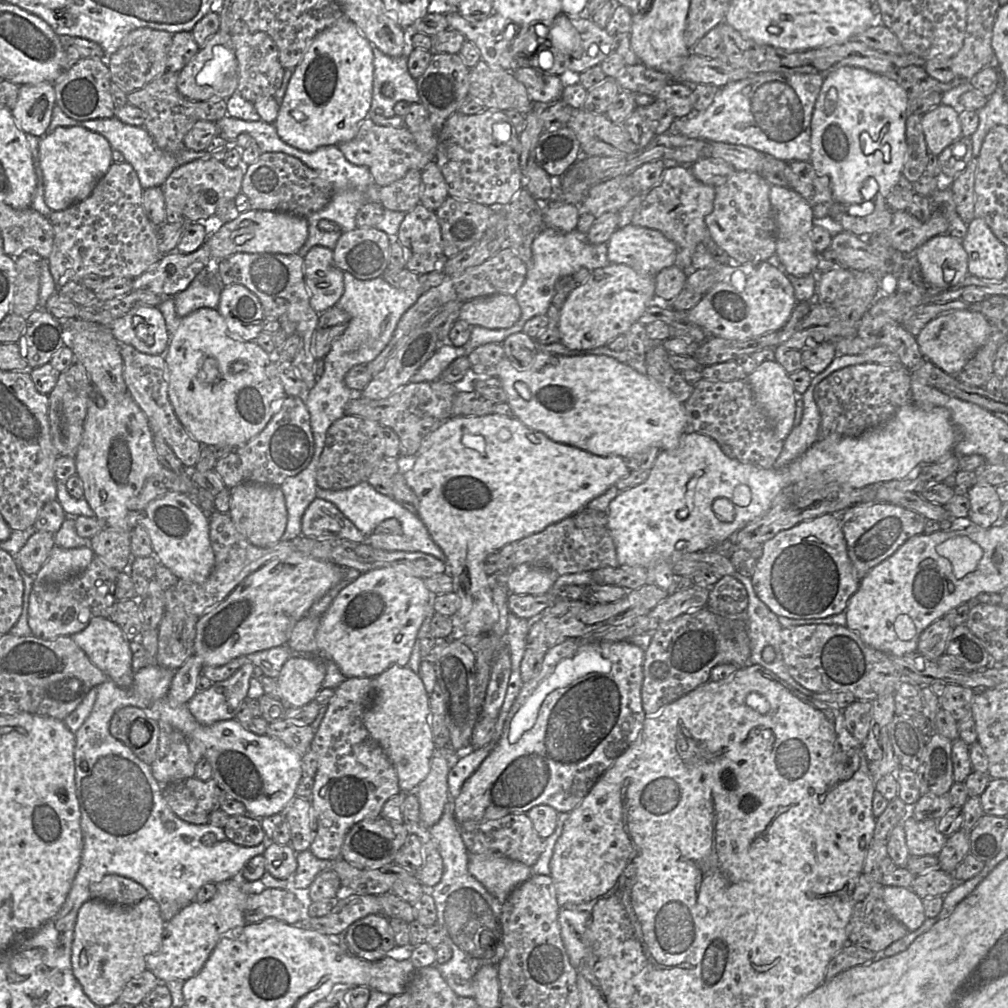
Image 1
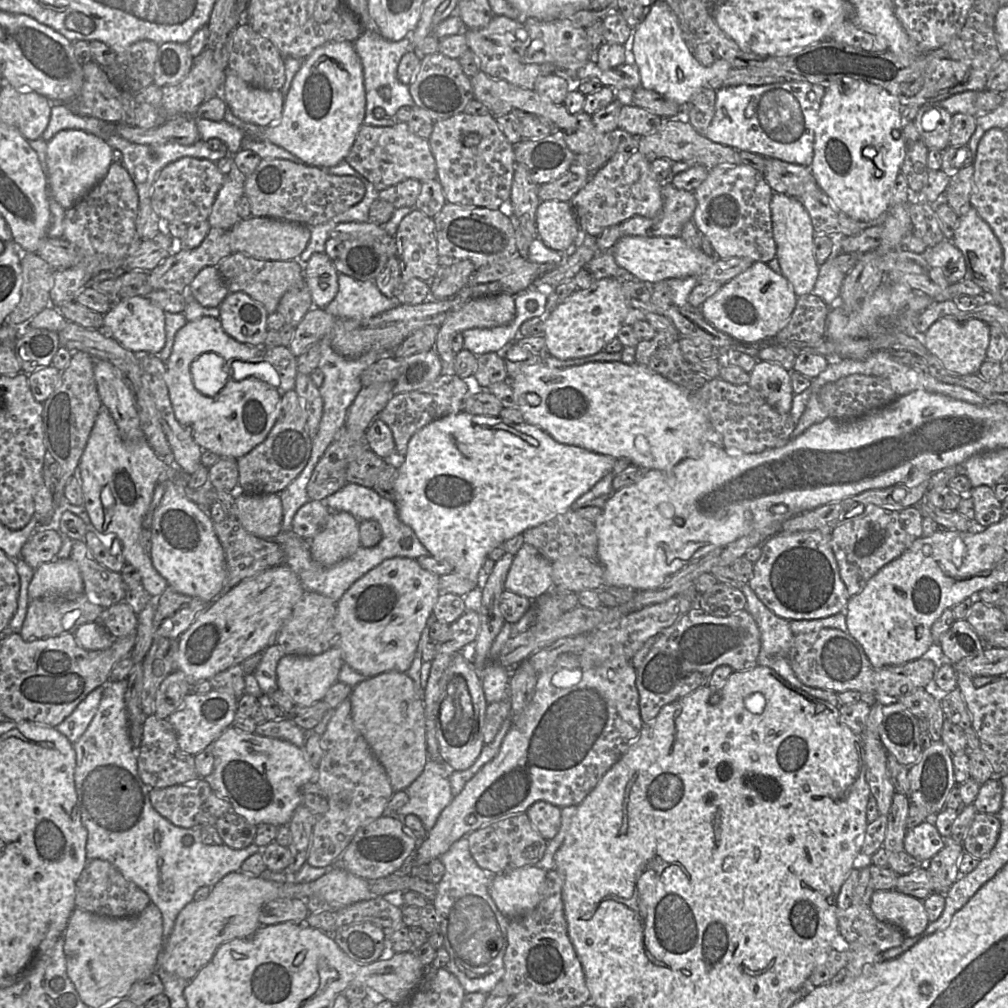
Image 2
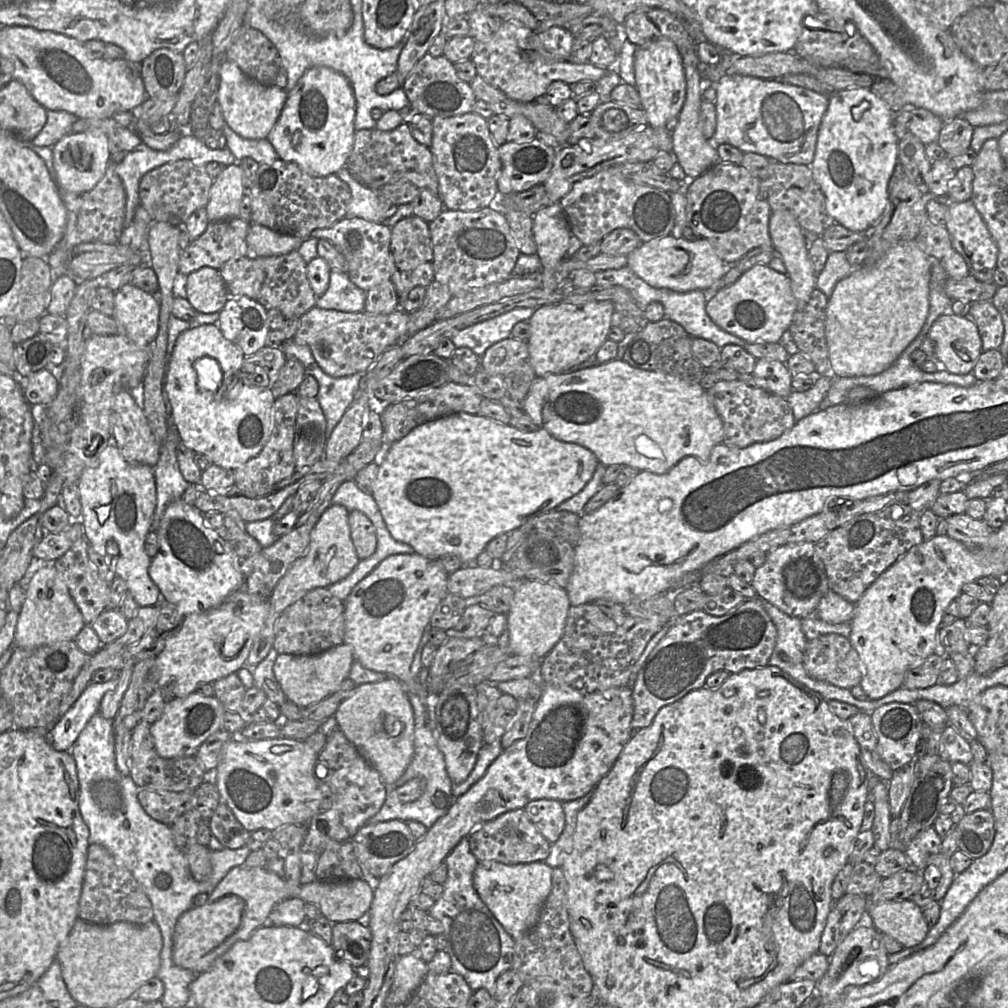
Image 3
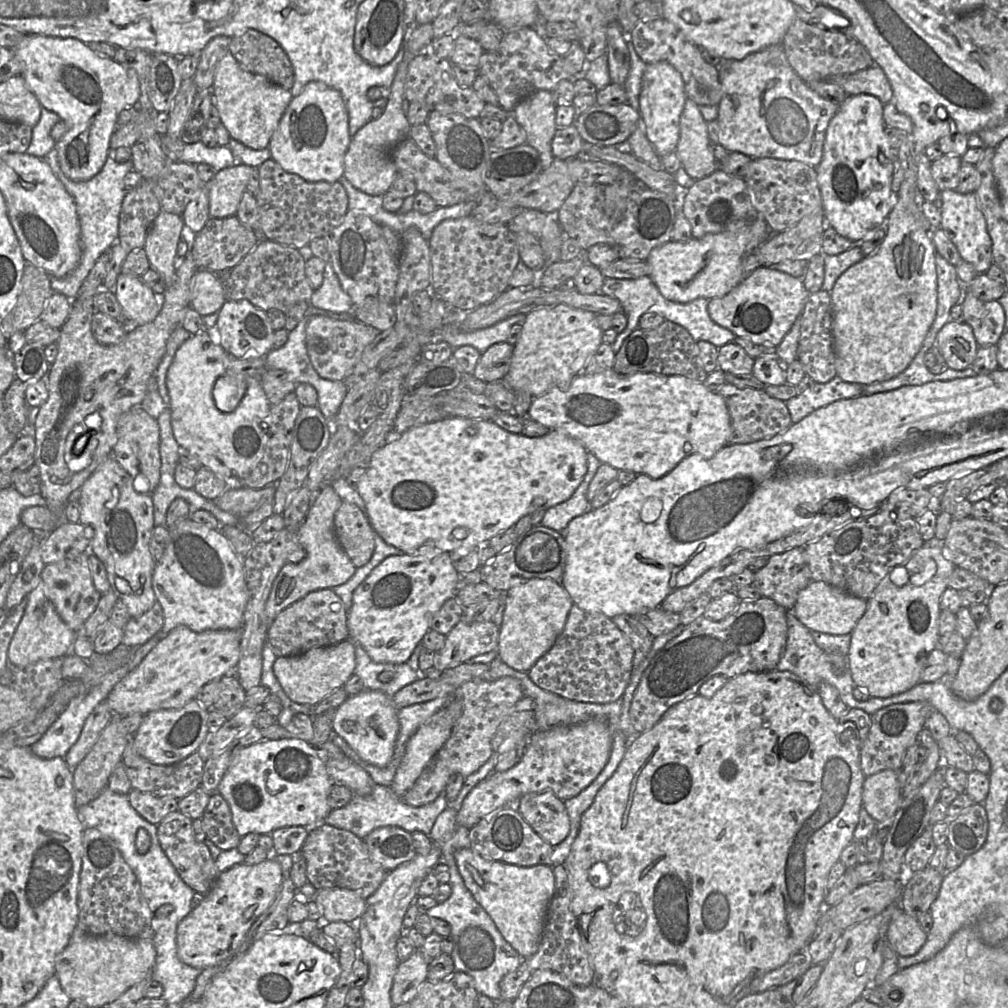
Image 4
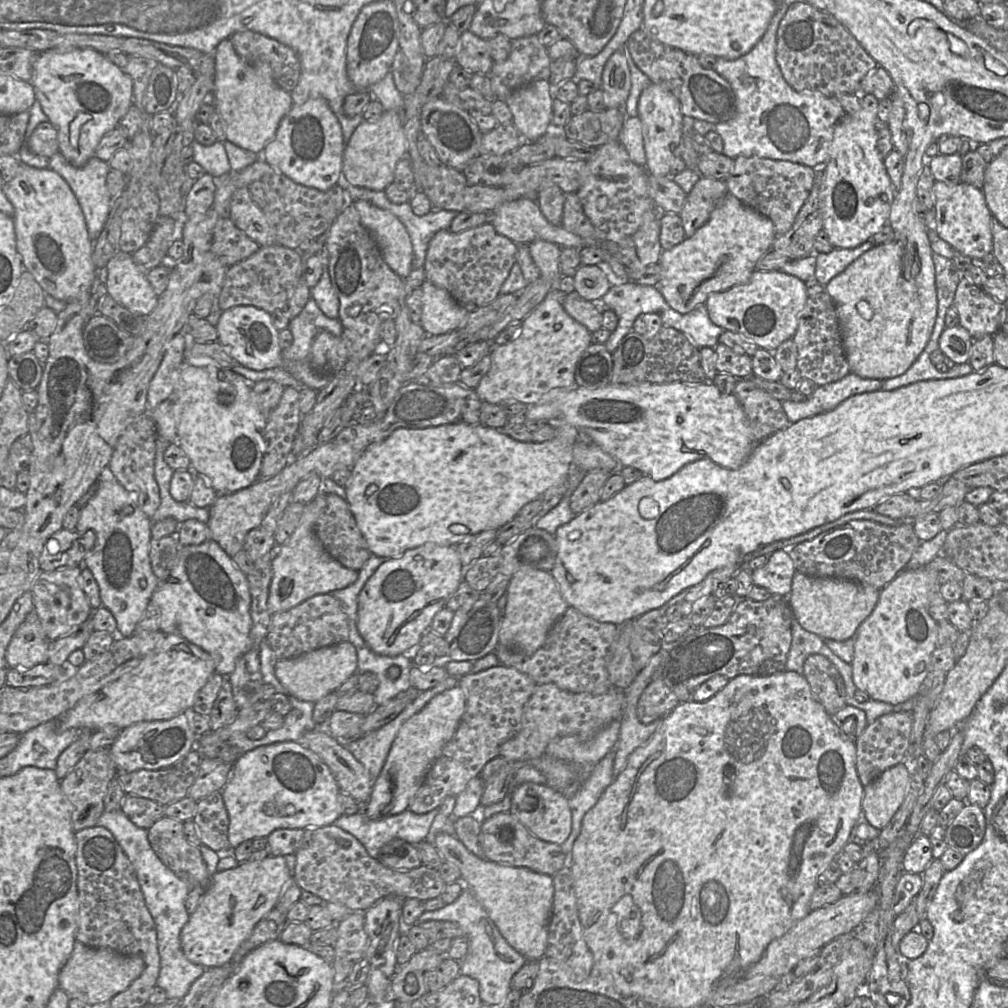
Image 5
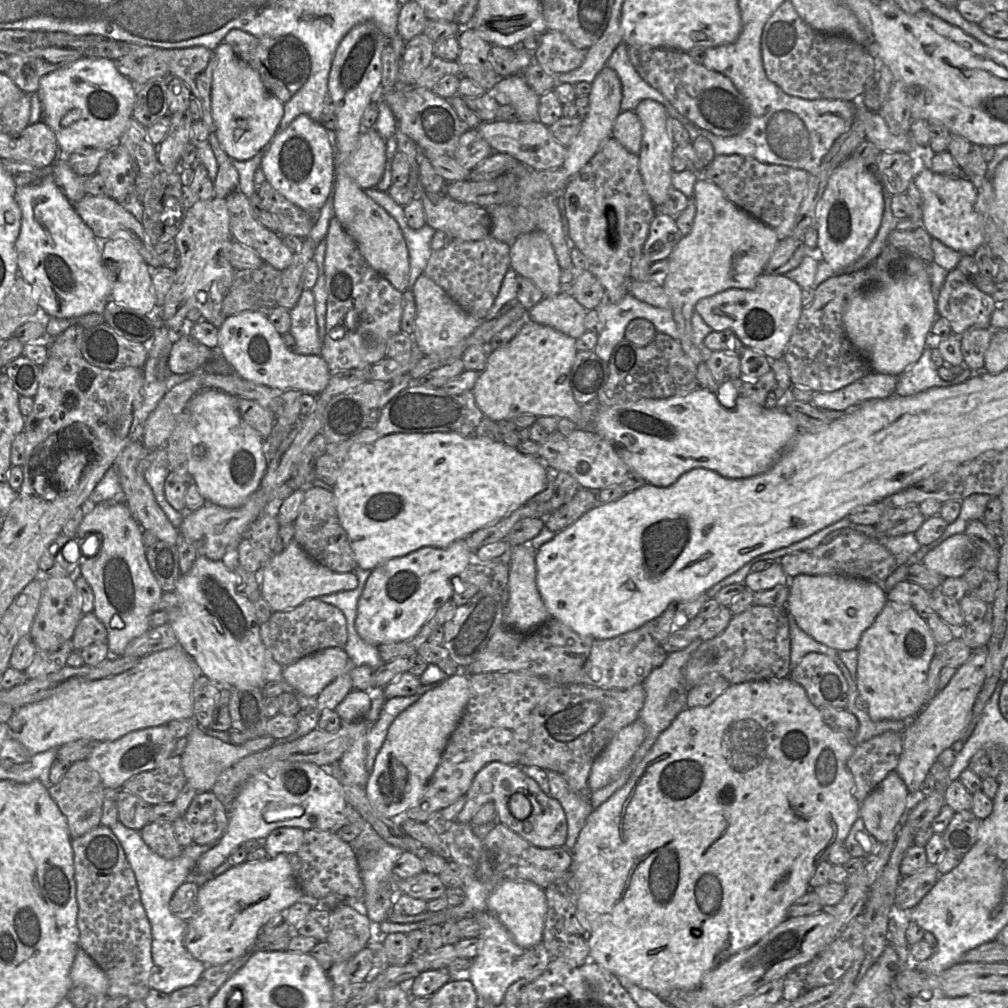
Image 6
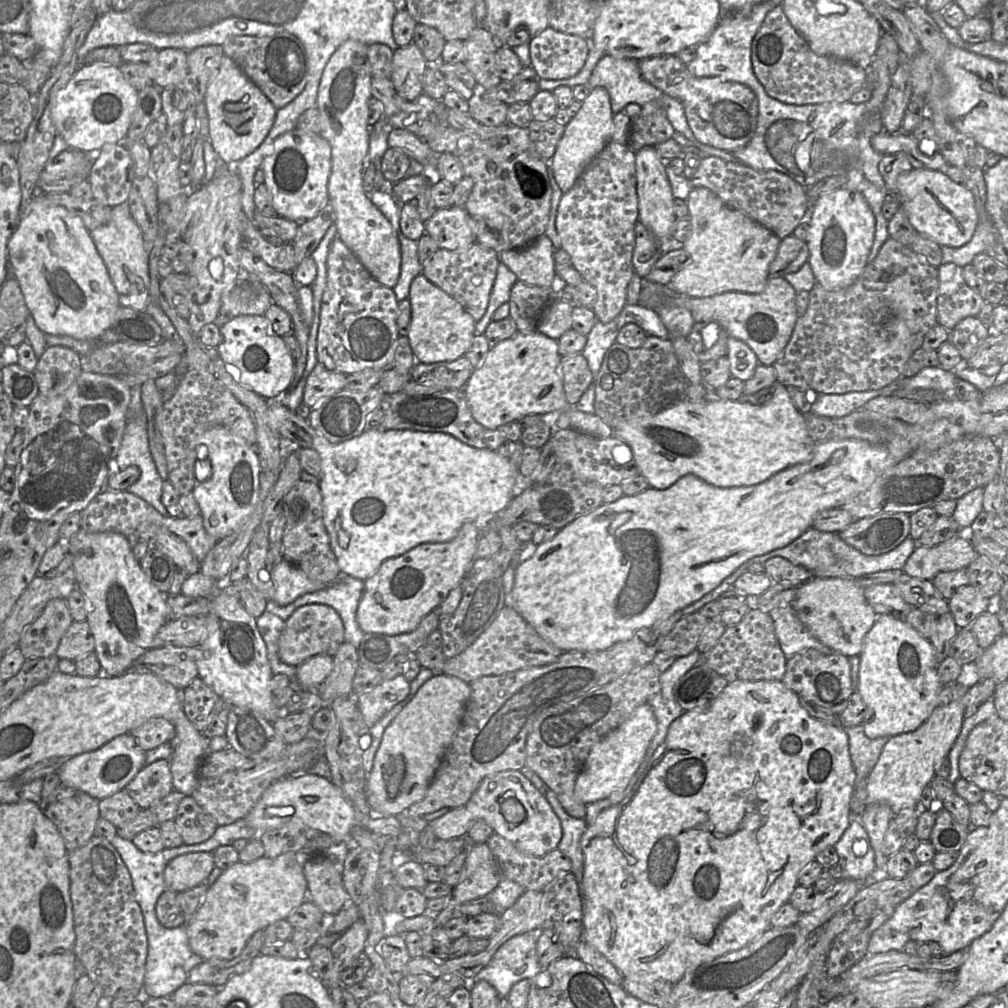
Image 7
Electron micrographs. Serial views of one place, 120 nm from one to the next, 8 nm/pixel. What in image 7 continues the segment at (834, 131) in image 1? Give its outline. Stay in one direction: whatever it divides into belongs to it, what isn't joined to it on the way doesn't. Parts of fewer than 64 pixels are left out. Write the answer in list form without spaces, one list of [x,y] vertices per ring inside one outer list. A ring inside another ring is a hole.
[[[838,188],[813,203],[806,244],[808,263],[816,282],[828,291],[850,286],[862,274],[875,235],[875,216],[864,196],[845,188]]]

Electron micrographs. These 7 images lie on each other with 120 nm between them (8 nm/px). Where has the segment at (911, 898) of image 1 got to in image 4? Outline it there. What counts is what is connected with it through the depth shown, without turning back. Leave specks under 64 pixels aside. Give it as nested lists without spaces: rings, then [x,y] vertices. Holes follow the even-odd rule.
[[[901,907],[896,910],[889,924],[887,941],[899,956],[916,954],[927,937],[918,919],[908,915]]]

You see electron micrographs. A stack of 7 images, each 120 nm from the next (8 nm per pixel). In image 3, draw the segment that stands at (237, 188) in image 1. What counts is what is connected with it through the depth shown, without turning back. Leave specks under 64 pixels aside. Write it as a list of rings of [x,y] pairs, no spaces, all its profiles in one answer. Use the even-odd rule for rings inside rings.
[[[181,159],[175,162],[166,163],[158,168],[147,172],[139,183],[139,196],[141,205],[147,210],[154,222],[164,221],[173,225],[186,222],[188,217],[198,208],[206,207],[210,198],[210,189],[213,178],[209,176],[205,165],[196,164],[189,159]]]

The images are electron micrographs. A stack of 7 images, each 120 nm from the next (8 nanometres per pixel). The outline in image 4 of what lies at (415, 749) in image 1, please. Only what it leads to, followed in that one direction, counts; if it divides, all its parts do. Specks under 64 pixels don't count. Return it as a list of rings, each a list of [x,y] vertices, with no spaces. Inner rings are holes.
[[[365,689],[349,696],[335,711],[332,729],[359,755],[377,767],[386,767],[391,762],[399,734],[398,709],[391,697],[381,691]]]

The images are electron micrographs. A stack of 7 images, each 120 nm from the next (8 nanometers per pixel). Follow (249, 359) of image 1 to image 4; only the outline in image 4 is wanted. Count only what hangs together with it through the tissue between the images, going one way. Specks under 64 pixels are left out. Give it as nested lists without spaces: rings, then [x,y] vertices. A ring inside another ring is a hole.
[[[199,332],[189,337],[177,350],[168,369],[166,386],[170,396],[171,424],[178,445],[194,455],[204,467],[227,479],[236,477],[244,479],[254,469],[263,456],[268,442],[267,421],[271,404],[263,390],[261,382],[254,377],[247,380],[247,389],[237,408],[224,411],[214,398],[214,386],[228,368],[229,353],[220,345],[215,344],[209,333]]]

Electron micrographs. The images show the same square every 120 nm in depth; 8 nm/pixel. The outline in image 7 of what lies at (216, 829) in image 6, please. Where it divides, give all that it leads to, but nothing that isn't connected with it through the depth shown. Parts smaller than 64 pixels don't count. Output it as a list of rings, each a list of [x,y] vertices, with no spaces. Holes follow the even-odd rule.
[[[185,796],[179,803],[173,820],[186,845],[207,841],[218,825],[191,796]]]

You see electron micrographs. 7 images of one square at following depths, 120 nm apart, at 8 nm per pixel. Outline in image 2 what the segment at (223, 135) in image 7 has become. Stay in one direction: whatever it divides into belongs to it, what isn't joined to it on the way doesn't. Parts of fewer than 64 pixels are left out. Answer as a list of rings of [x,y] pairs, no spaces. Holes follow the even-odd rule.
[[[229,70],[220,95],[232,113],[245,122],[267,128],[281,118],[285,98],[280,90],[253,87]]]

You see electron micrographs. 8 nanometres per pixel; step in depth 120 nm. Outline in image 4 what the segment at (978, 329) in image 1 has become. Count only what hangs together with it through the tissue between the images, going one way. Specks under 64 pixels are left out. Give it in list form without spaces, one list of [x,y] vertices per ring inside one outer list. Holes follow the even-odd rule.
[[[948,321],[938,332],[936,341],[948,368],[964,370],[971,367],[979,345],[972,327],[966,322]]]

